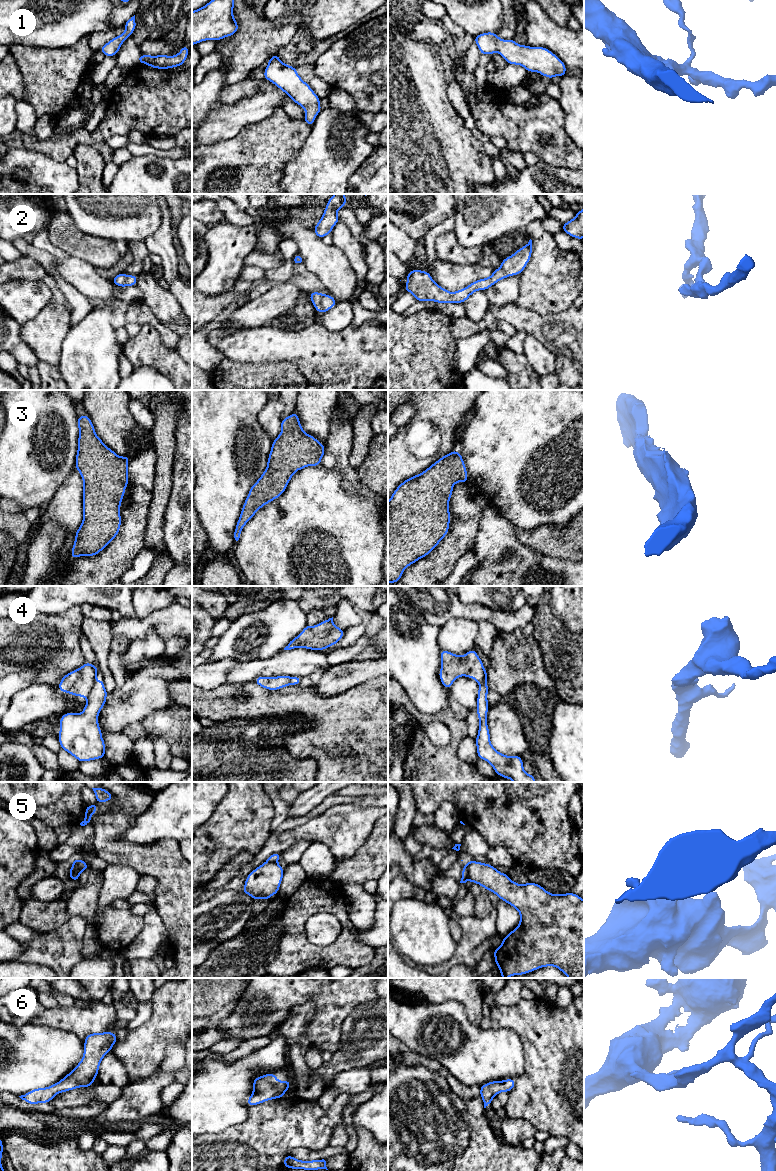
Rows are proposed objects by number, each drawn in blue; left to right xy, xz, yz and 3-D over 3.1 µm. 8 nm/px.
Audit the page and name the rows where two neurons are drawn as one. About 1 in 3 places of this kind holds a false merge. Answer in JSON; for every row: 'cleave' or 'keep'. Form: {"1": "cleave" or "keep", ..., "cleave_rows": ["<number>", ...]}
{"1": "keep", "2": "keep", "3": "keep", "4": "cleave", "5": "cleave", "6": "keep", "cleave_rows": ["4", "5"]}

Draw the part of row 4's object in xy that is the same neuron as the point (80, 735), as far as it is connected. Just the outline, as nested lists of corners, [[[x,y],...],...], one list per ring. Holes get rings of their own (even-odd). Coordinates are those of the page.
[[[104,680],[95,681],[82,713],[65,713],[60,718],[61,748],[79,762],[105,757],[105,742],[98,723],[108,692]]]

